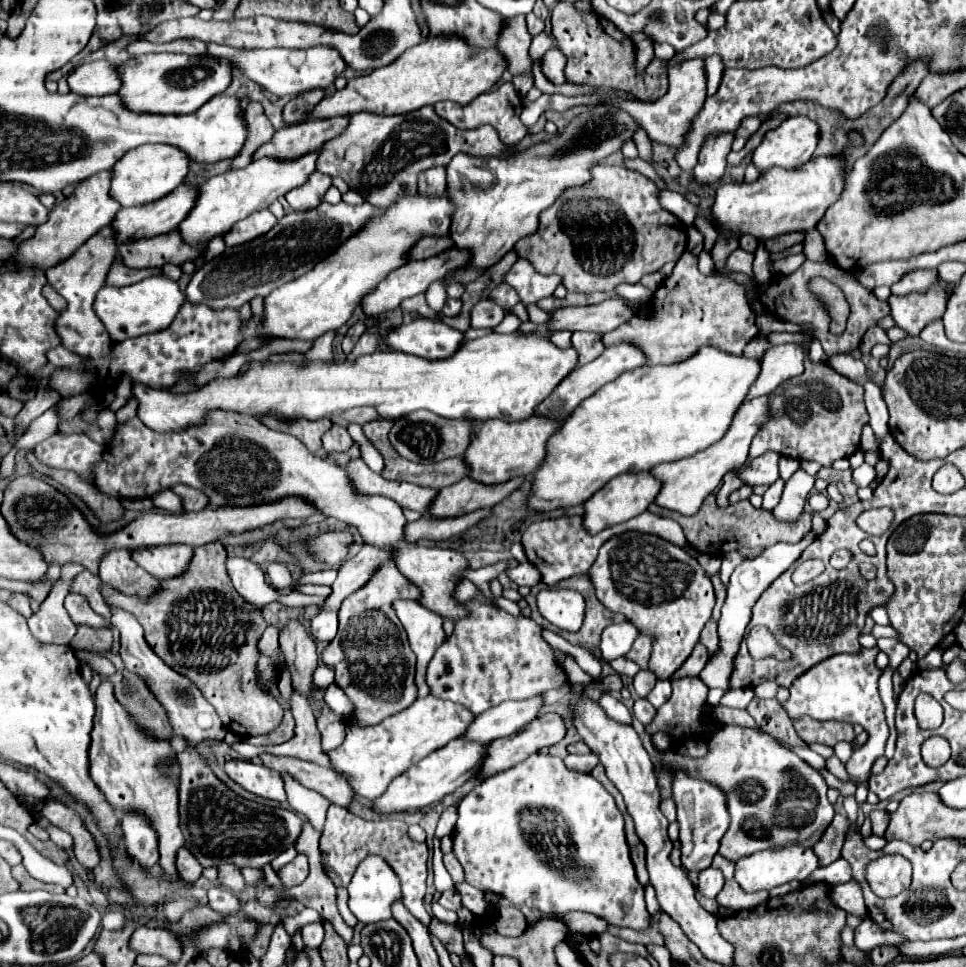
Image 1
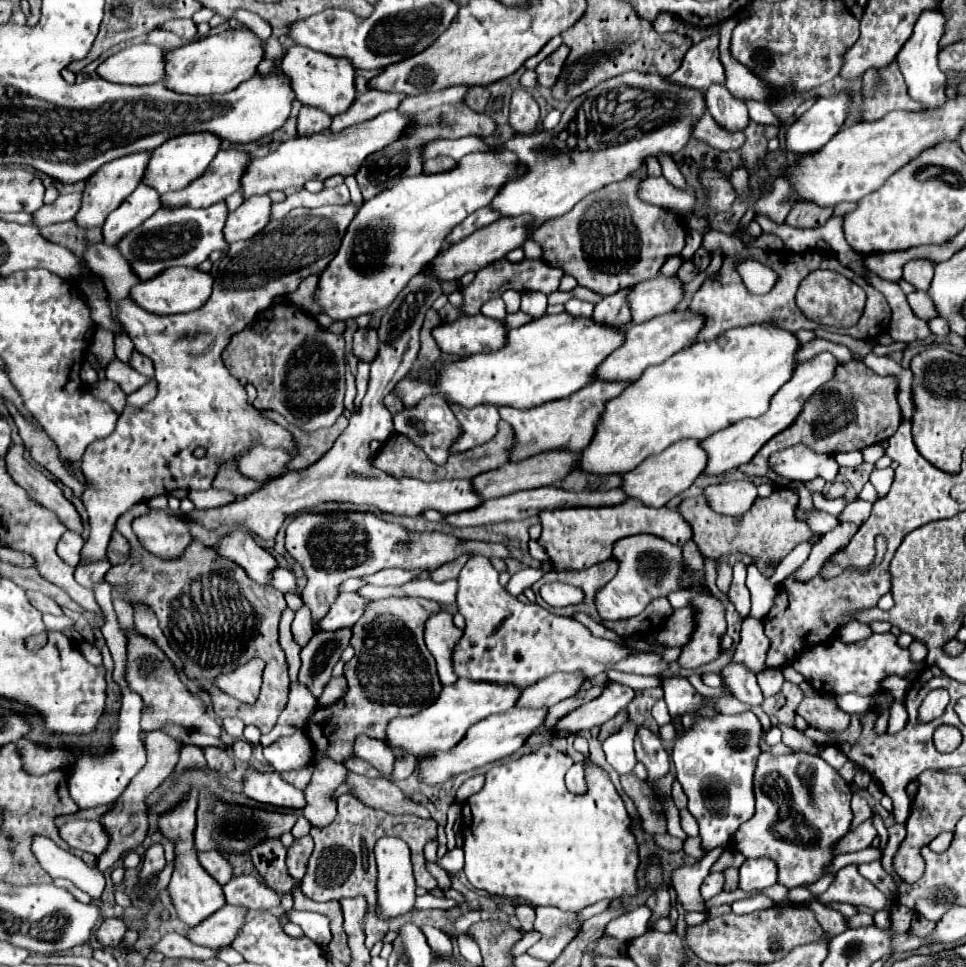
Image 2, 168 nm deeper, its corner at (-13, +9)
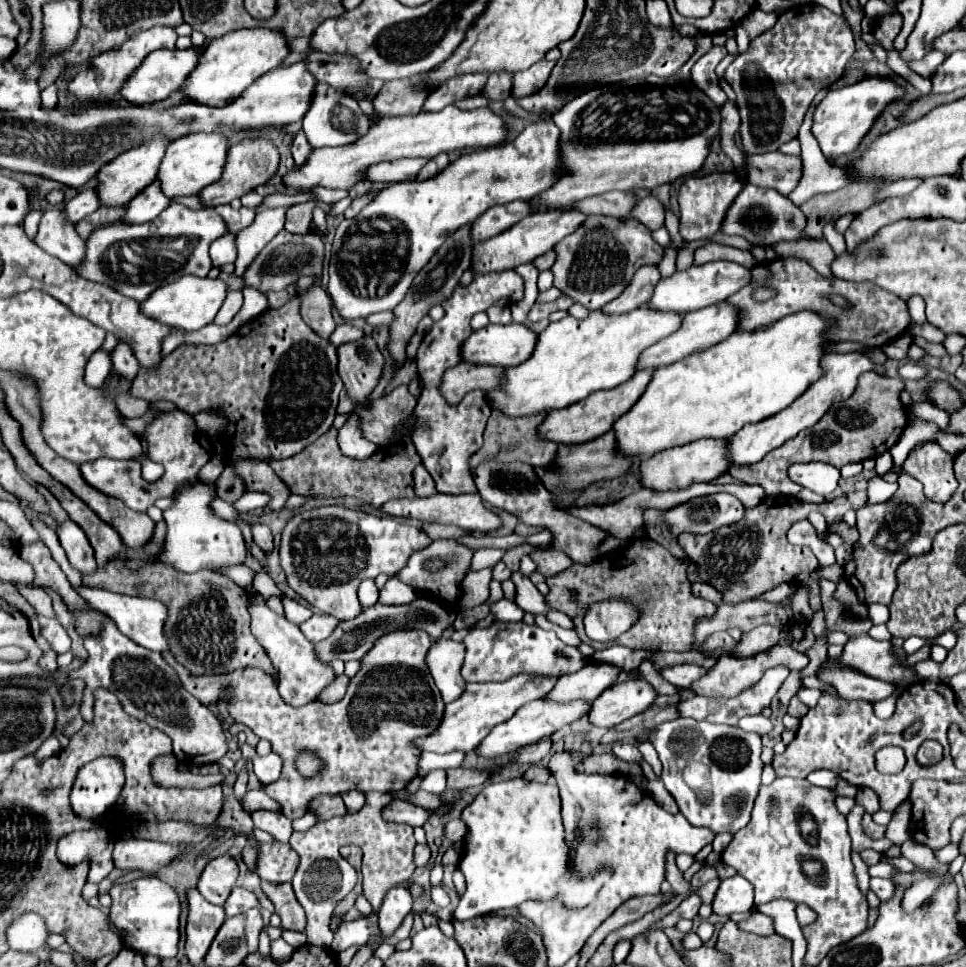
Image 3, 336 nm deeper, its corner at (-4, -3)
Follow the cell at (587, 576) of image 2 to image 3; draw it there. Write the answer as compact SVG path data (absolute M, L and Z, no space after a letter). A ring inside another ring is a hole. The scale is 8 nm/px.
M647 537L631 539L629 545L601 555L591 565L571 565L569 569L547 579L549 593L545 601L551 603L553 609L563 611L575 623L577 635L597 647L605 649L613 643L597 643L591 641L583 631L583 615L589 603L597 599L611 597L631 597L633 603L641 605L641 619L627 631L627 647L629 649L645 649L645 651L689 651L693 643L693 623L697 617L709 617L715 613L715 603L695 597L691 593L691 583L687 579L687 563L685 559L673 557L665 547L657 545Z

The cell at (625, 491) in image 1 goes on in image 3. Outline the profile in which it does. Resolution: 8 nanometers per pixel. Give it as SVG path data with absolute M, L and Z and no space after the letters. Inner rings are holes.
M699 439L681 447L665 449L649 459L643 459L639 463L639 481L645 489L653 491L677 491L685 489L693 483L701 481L713 481L719 475L723 475L729 469L729 463L725 459L725 443L723 439Z

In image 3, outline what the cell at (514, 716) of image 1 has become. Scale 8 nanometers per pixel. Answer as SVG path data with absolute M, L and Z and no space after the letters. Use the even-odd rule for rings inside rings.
M593 665L593 667L583 667L577 673L563 675L557 679L555 687L543 697L553 703L569 703L573 699L585 699L593 701L597 695L607 689L613 679L621 673L619 667L613 665Z

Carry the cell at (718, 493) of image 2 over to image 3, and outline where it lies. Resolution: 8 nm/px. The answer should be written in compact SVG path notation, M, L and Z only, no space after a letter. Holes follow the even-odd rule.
M715 493L691 499L683 505L677 505L665 513L665 521L677 537L683 531L689 533L711 533L729 523L741 521L745 515L743 503L731 493Z

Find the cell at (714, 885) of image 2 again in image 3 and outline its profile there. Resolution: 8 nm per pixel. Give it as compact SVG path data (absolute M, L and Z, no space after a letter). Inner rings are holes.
M689 895L671 915L667 915L665 919L661 919L659 923L655 923L653 925L653 929L665 929L665 927L671 927L671 925L675 925L677 921L681 921L681 919L693 919L695 915L697 915L697 911L699 911L699 907L701 907L701 897L699 895Z

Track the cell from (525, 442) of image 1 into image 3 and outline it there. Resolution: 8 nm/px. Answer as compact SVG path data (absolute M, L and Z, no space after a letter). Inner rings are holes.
M653 369L637 371L629 381L625 381L609 391L595 391L593 395L585 397L581 403L573 403L571 407L565 407L561 411L549 411L537 429L537 437L559 443L559 445L561 443L585 443L589 439L597 439L597 435L603 435L605 431L609 431L613 427L613 423L623 413L627 413L629 407L633 407L633 403L645 391L645 387L651 379L651 373L653 373Z

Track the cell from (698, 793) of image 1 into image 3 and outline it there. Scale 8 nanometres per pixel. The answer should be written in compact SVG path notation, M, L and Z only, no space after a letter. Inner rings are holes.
M675 719L653 727L641 741L651 741L663 763L661 781L667 791L677 801L683 817L693 827L709 827L715 835L721 831L739 831L751 819L751 807L761 785L761 737L757 733L741 731L739 727L713 725L695 719ZM689 761L701 761L711 769L709 791L693 791L691 781L687 781L685 765ZM701 821L717 821L717 825L697 825Z

